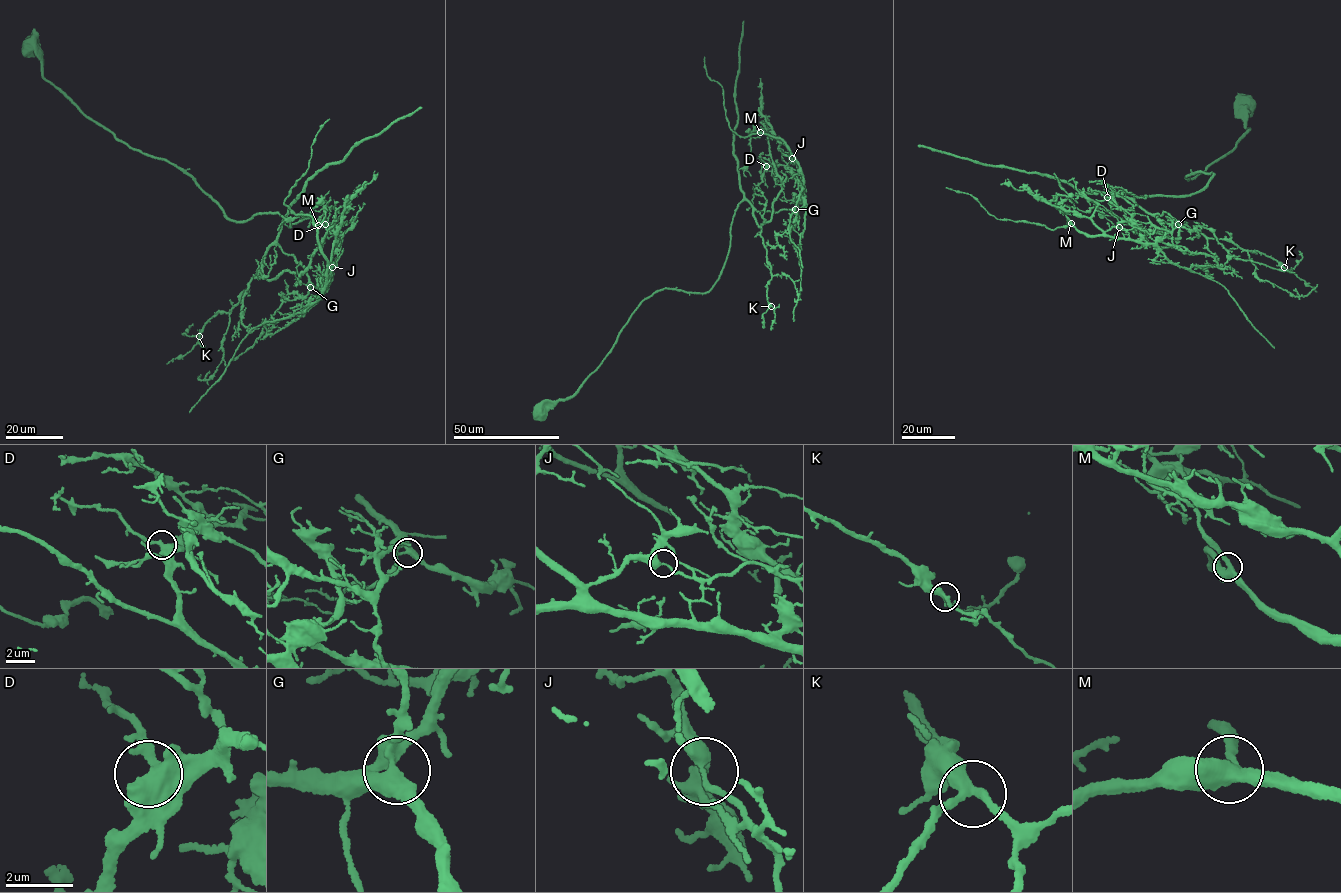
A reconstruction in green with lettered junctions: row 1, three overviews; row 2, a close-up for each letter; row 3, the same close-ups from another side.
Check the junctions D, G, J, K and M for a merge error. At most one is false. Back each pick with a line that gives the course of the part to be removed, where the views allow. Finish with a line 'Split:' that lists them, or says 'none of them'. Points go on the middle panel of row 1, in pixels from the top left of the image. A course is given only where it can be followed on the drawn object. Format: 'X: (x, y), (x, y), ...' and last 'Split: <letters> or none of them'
J: (792, 158), (803, 178), (799, 199), (788, 227), (791, 241), (799, 250), (803, 267)
Split: J

